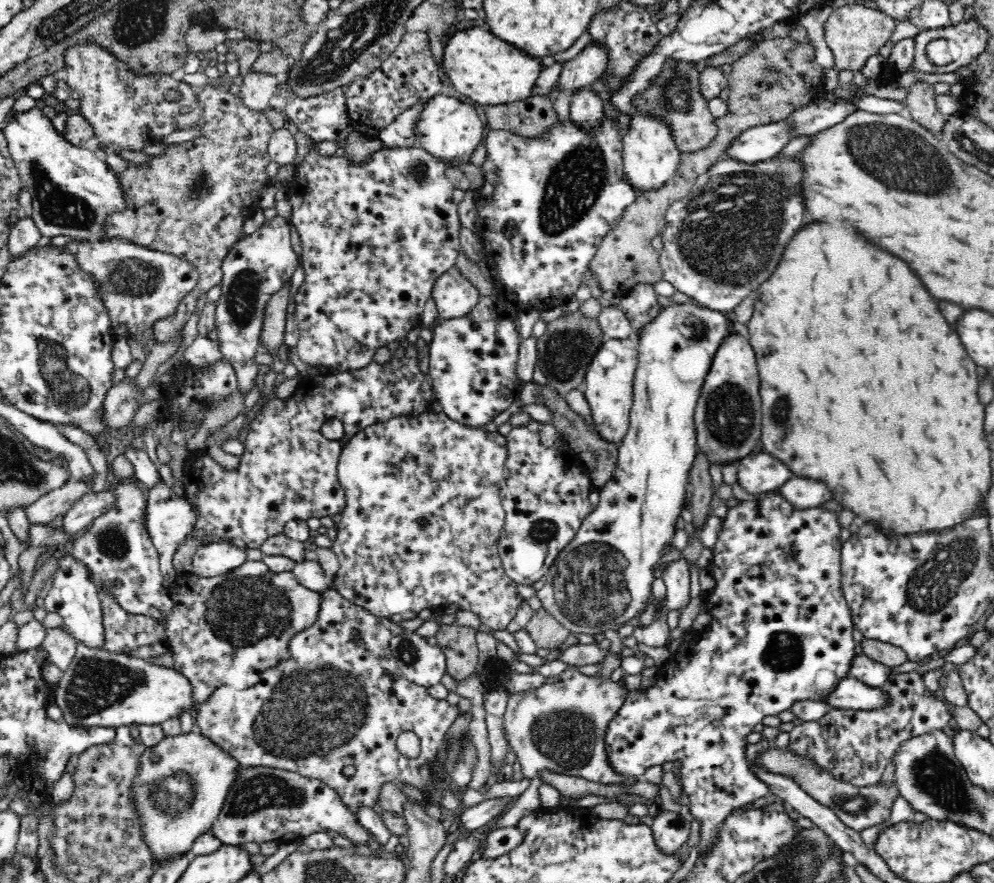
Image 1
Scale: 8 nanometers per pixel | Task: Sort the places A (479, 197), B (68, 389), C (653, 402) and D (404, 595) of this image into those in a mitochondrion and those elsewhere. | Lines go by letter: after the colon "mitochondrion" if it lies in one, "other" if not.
A: other
B: mitochondrion
C: other
D: other

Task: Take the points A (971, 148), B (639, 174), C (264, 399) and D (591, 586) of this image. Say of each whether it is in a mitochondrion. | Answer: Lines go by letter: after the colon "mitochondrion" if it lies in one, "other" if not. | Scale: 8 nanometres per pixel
A: mitochondrion
B: other
C: other
D: mitochondrion

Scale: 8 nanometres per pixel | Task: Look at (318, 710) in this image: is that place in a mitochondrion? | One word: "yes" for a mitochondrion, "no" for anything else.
yes

